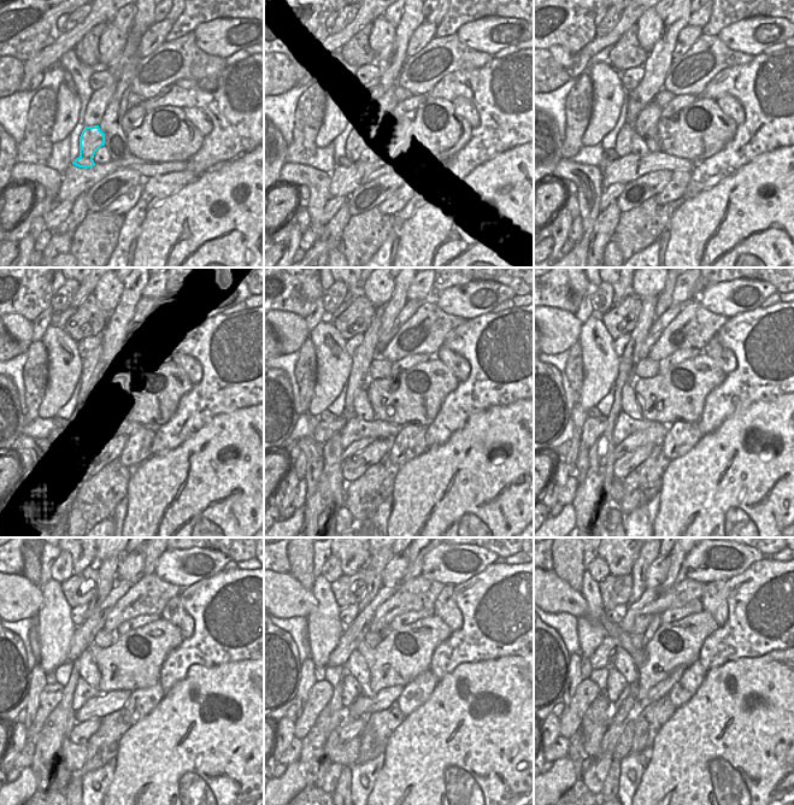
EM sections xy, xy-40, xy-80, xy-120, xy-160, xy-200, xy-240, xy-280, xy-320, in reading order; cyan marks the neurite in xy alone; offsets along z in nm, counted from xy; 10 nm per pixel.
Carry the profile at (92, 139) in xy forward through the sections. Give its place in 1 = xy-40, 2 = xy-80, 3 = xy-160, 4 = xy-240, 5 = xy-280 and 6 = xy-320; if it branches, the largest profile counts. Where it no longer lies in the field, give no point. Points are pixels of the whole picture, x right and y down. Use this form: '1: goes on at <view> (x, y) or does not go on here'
1: goes on at xy-40 (359, 137)
2: goes on at xy-80 (623, 142)
3: goes on at xy-160 (324, 430)
4: goes on at xy-240 (51, 695)
5: goes on at xy-280 (321, 693)
6: goes on at xy-320 (570, 721)

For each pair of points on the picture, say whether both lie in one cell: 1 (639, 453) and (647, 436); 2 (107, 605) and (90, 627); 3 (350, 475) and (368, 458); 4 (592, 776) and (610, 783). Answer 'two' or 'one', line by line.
1: two
2: one
3: one
4: two

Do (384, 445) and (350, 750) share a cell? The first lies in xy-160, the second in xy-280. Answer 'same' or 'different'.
different

